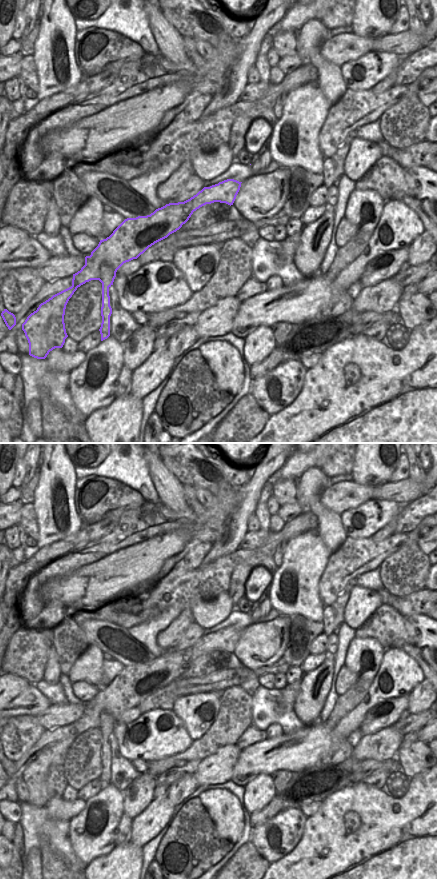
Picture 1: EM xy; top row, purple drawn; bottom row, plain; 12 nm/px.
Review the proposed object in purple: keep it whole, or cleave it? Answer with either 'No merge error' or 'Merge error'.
Merge error.

